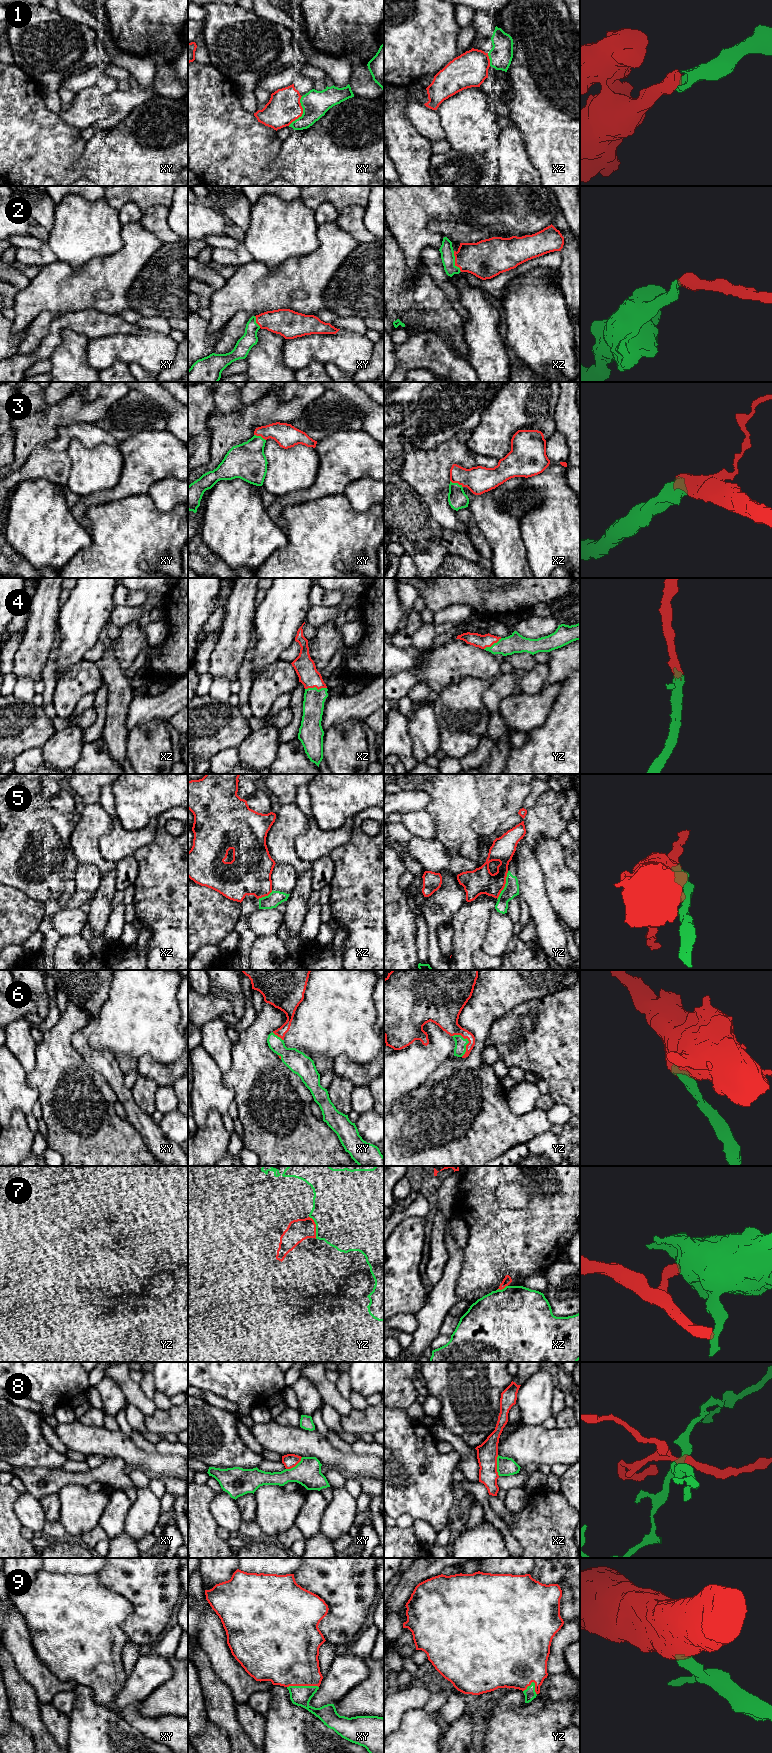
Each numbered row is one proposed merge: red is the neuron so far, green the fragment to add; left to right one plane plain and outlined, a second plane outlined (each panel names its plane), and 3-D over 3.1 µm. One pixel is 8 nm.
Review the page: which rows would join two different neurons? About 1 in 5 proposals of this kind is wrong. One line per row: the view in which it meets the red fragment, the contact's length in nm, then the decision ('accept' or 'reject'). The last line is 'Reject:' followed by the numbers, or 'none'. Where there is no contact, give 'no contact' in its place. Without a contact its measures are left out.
1: meets red in xy; contact 260 nm long; accept
2: meets red in xz; contact 180 nm long; accept
3: meets red in xz; contact 120 nm long; accept
4: meets red in xz; contact 180 nm long; accept
5: meets red in yz; contact 240 nm long; reject
6: meets red in yz; contact 200 nm long; accept
7: meets red in yz; contact 190 nm long; reject
8: meets red in xz; contact 170 nm long; reject
9: meets red in xy; contact 260 nm long; accept
Reject: 5, 7, 8

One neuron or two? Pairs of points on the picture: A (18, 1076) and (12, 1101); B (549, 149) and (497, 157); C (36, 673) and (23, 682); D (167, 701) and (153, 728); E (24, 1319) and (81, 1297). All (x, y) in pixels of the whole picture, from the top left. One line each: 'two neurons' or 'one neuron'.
A: one neuron
B: two neurons
C: two neurons
D: two neurons
E: one neuron

